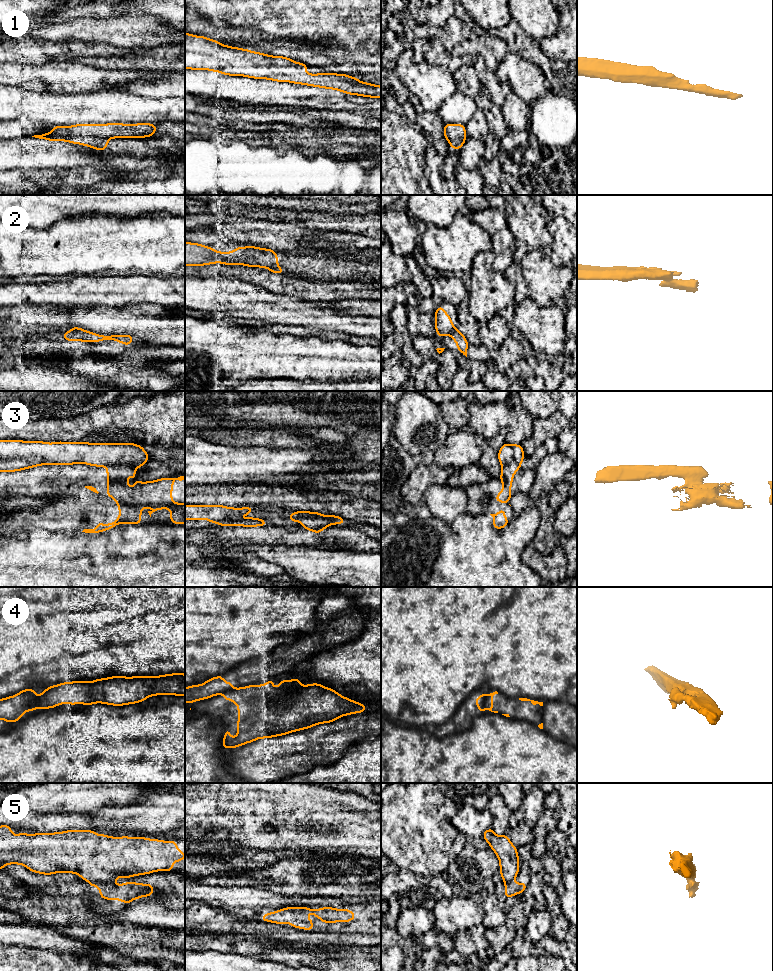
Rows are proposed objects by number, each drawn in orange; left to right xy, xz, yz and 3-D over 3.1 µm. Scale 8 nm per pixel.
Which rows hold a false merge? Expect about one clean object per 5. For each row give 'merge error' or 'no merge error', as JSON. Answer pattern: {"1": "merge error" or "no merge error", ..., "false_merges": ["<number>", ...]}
{"1": "no merge error", "2": "merge error", "3": "merge error", "4": "merge error", "5": "merge error", "false_merges": ["2", "3", "4", "5"]}

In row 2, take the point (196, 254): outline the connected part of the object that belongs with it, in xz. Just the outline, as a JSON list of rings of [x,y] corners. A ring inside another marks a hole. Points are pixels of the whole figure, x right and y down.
[[[185,242],[185,266],[202,266],[212,263],[273,269],[278,264],[278,256],[274,250],[255,246],[237,247],[233,252],[218,252],[211,247]]]

